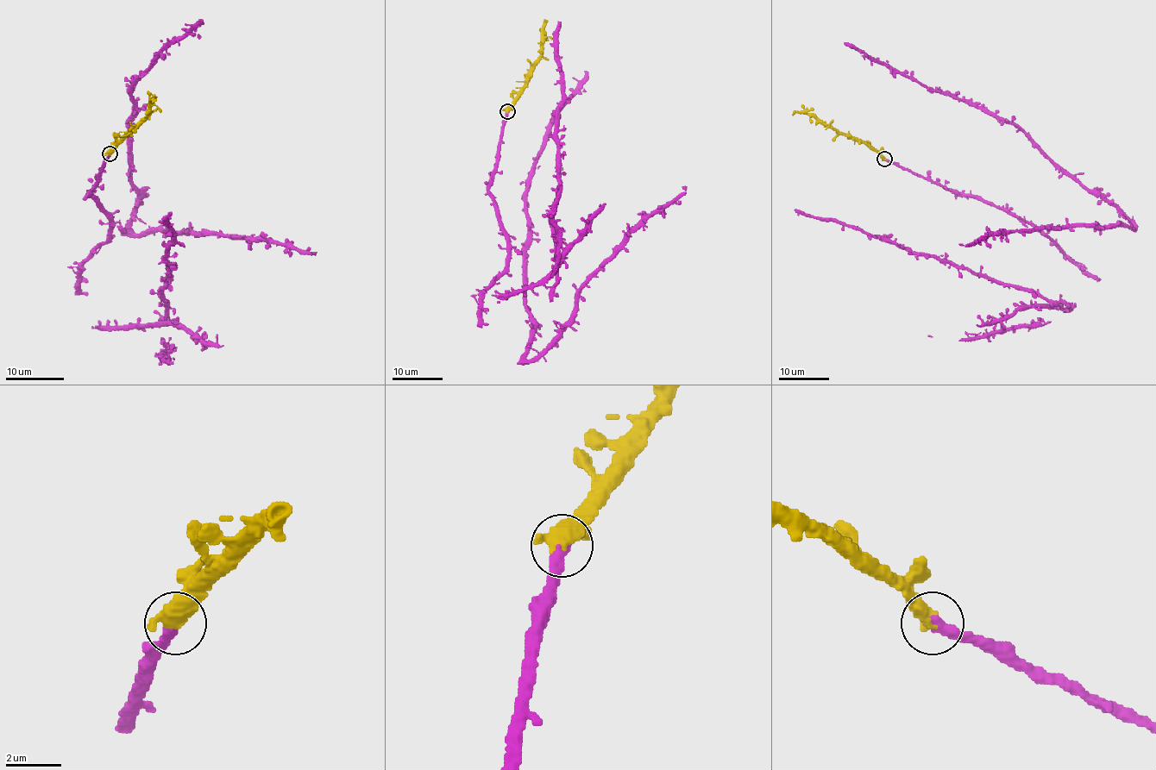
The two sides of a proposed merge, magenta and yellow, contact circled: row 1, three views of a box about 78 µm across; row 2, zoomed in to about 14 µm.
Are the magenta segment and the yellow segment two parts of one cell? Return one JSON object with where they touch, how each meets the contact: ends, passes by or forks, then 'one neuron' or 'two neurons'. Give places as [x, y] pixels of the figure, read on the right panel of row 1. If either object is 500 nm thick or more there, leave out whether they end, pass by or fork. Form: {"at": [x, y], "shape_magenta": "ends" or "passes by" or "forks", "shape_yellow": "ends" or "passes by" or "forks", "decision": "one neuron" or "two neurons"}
{"at": [884, 159], "shape_magenta": "ends", "shape_yellow": "passes by", "decision": "one neuron"}

